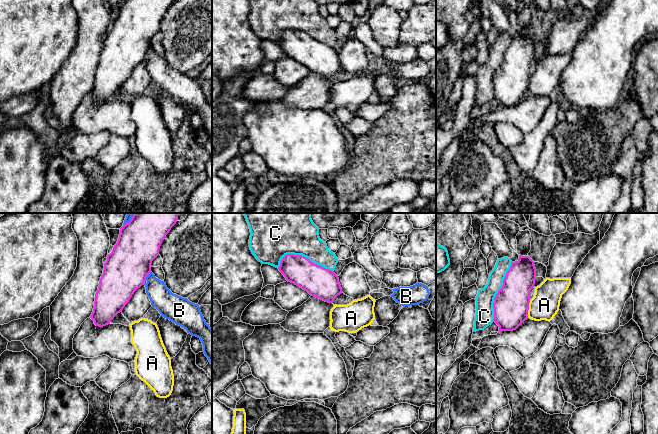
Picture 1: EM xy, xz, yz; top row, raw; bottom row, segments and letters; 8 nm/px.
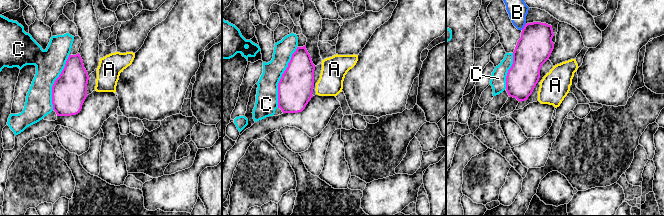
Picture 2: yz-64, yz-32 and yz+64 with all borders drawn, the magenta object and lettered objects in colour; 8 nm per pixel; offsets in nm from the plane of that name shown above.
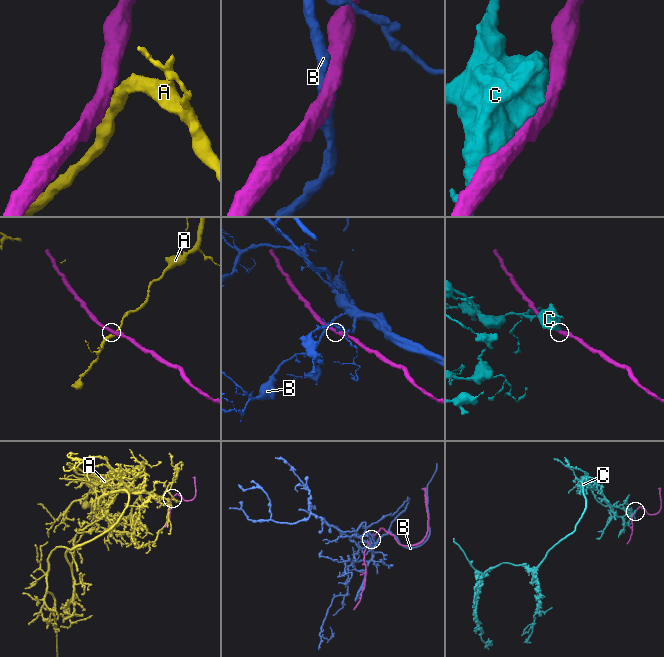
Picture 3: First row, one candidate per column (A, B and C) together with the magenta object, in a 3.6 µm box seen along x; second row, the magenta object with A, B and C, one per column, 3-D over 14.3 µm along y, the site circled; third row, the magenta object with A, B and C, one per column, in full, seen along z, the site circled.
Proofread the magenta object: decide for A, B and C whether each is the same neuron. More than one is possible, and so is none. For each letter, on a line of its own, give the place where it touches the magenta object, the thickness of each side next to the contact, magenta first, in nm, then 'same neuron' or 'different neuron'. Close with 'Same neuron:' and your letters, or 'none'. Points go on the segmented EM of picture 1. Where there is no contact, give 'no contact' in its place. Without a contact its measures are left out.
A: meets magenta in yz at (528, 308); 280 nm thick on the magenta side, 220 nm on the other; different neuron
B: meets magenta in xy at (146, 276); 360 nm thick on the magenta side, 180 nm on the other; different neuron
C: meets magenta in xz at (303, 256); 240 nm thick on the magenta side, 400 nm on the other; different neuron
Same neuron: none

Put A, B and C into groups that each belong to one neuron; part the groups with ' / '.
A / B / C

